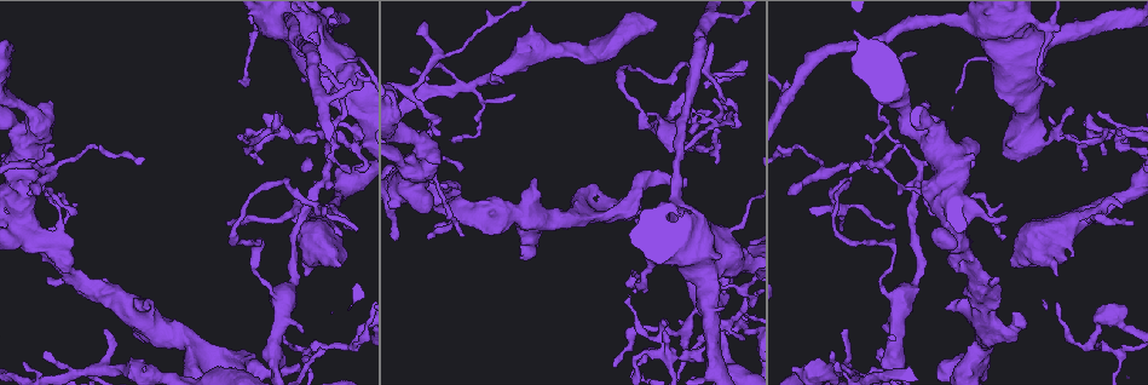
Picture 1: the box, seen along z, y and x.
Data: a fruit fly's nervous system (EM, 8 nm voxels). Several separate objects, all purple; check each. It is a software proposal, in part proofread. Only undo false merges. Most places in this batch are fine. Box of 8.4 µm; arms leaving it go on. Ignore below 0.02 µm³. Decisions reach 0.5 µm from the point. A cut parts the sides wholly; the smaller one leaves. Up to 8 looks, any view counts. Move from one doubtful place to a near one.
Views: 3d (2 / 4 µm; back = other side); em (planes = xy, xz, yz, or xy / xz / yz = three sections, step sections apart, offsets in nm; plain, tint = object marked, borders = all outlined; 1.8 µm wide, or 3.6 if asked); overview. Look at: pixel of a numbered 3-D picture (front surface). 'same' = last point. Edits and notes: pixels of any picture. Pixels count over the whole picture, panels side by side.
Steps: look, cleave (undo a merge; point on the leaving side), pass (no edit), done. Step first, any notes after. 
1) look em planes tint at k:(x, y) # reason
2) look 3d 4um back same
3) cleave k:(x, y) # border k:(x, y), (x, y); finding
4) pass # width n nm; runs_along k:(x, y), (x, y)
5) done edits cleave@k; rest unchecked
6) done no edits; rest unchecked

look 3d 2um at 1:(902, 103) # narrows sharply

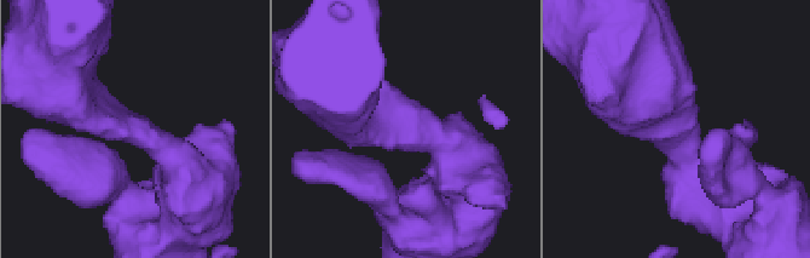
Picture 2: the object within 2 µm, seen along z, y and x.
look em xy step 16 borders at 2:(671, 130) # arm_widths 480, 550 nm; need the tissue

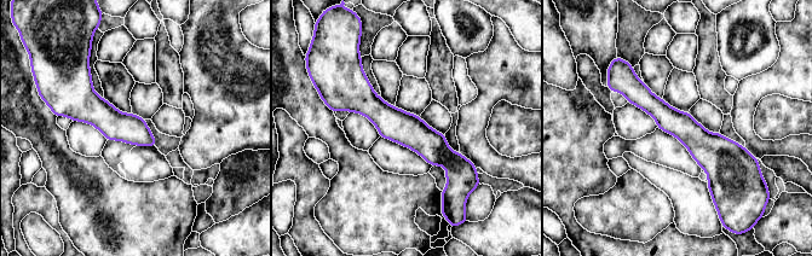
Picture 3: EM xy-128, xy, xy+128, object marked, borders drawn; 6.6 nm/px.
pass # runs_along 3:(339, 104), (369, 104), (468, 167); all the same cell

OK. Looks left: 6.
look 3d 4um at 1:(971, 165) # thick turns thin

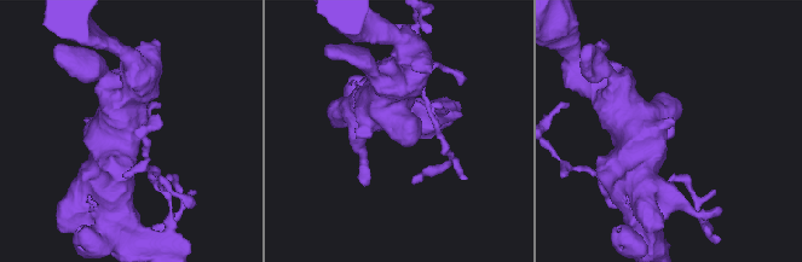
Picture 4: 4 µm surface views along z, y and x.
look em 3.6um planes plain at 4:(669, 129) # arm_widths 550, 600 nm; shape alone is not enough

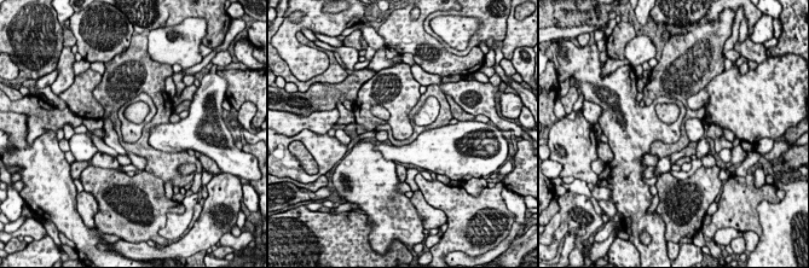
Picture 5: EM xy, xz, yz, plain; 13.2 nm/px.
look em 3.6um planes borders same

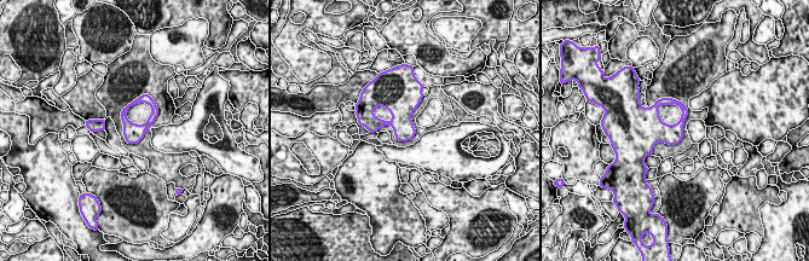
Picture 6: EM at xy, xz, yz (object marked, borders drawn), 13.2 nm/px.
pass # all the same cell

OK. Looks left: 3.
look 3d 2um at 1:(312, 218) # calibre changes

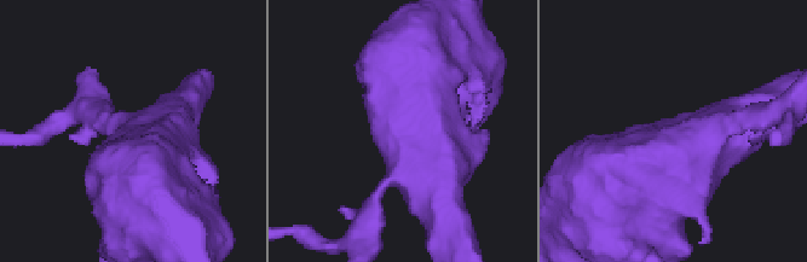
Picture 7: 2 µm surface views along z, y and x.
look em planes tint at 7:(412, 155) # shape alone is not enough

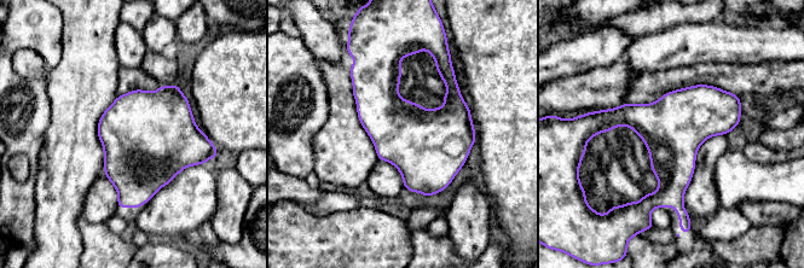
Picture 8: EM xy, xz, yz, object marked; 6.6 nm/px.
pass # all the same cell

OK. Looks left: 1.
done no edits; rest unchecked

